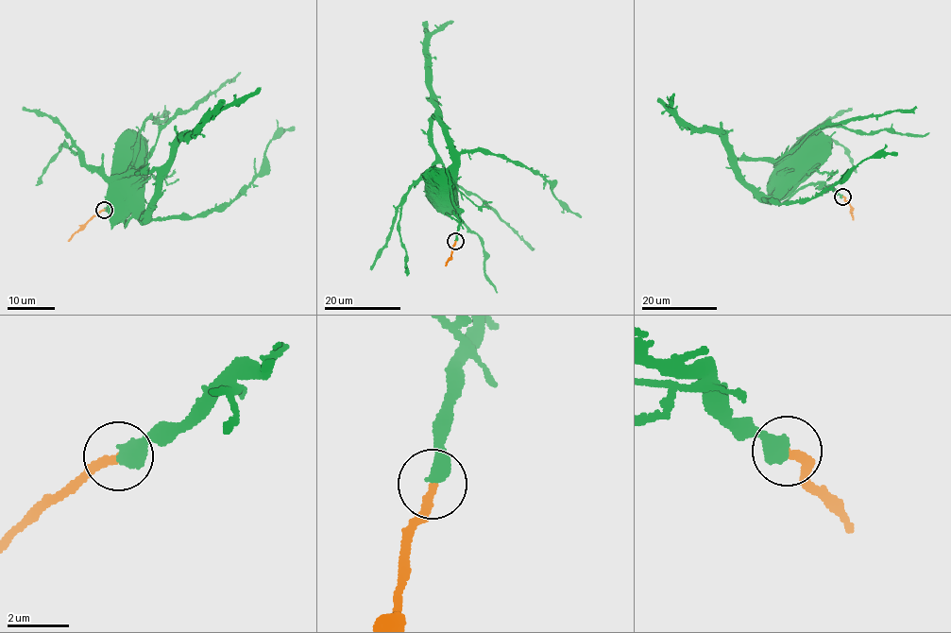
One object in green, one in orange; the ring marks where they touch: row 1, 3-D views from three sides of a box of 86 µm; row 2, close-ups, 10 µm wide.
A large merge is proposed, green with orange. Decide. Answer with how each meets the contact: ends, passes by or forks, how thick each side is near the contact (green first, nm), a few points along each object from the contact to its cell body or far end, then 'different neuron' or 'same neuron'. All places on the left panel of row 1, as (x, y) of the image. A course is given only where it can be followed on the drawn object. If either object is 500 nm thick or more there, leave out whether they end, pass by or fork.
calibres 550 and 280 nm; course green (104, 210), (127, 195), (127, 204), (133, 211), (121, 192); course orange (104, 210), (68, 241); same neuron

